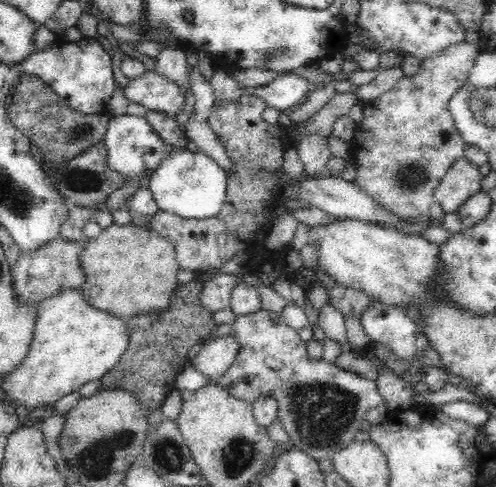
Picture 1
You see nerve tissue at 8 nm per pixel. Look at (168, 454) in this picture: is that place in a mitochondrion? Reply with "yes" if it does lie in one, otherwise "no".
yes

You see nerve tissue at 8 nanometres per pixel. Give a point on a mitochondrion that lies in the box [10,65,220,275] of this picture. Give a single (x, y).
(80, 180)

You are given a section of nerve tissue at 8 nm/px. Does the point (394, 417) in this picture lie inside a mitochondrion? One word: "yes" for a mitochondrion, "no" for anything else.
no

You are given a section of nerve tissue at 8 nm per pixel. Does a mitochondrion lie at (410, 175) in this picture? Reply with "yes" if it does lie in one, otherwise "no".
yes

